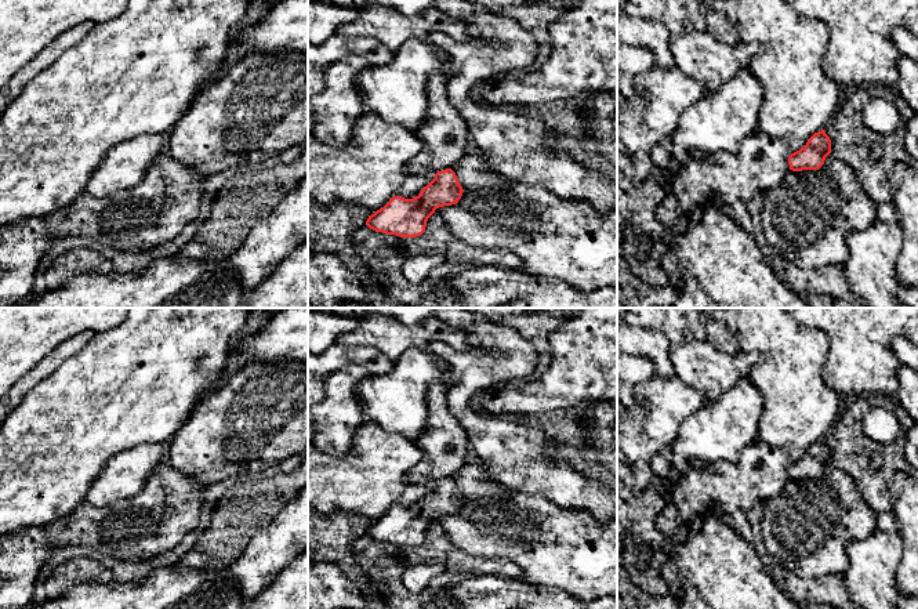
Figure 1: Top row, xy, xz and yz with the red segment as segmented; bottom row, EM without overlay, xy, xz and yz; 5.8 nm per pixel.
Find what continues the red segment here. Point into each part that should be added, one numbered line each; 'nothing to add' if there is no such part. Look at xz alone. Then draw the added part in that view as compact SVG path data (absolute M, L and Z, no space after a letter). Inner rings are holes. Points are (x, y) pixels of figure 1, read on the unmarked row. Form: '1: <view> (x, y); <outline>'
1: xz (445, 448); M443 374L431 381L428 387L425 431L413 441L421 452L421 458L407 471L407 483L453 478L472 456L467 431L447 406L447 391L453 385L454 380Z

